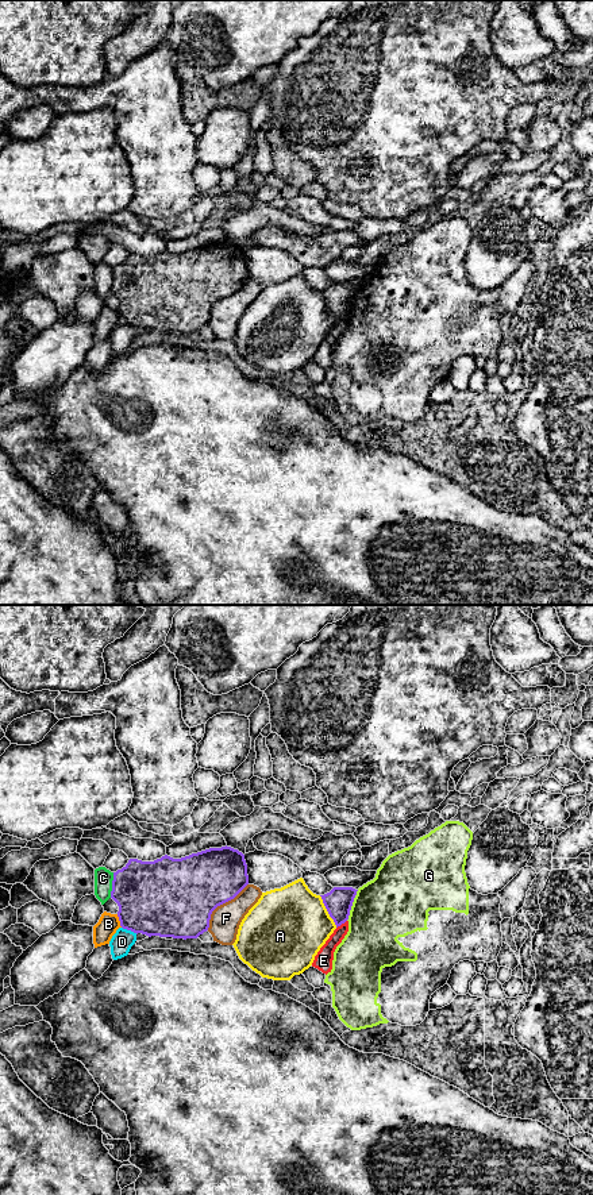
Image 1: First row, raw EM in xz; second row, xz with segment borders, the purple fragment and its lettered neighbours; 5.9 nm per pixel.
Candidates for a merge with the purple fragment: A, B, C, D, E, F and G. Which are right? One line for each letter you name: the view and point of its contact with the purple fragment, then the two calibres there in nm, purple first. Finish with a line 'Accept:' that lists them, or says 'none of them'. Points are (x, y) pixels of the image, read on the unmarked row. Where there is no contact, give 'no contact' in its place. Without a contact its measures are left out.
Accept: none of them

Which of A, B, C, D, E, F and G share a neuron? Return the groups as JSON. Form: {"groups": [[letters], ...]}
{"groups": [["A"], ["B"], ["C"], ["D", "F"], ["E"], ["G"]]}

